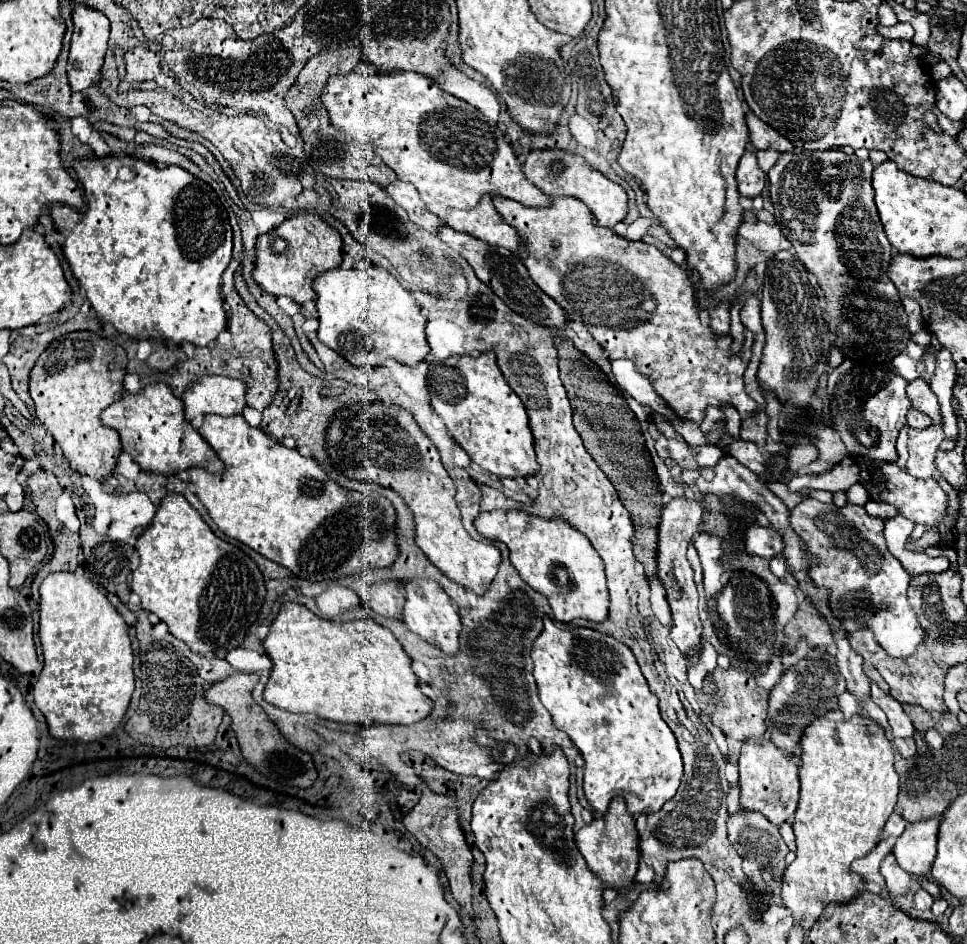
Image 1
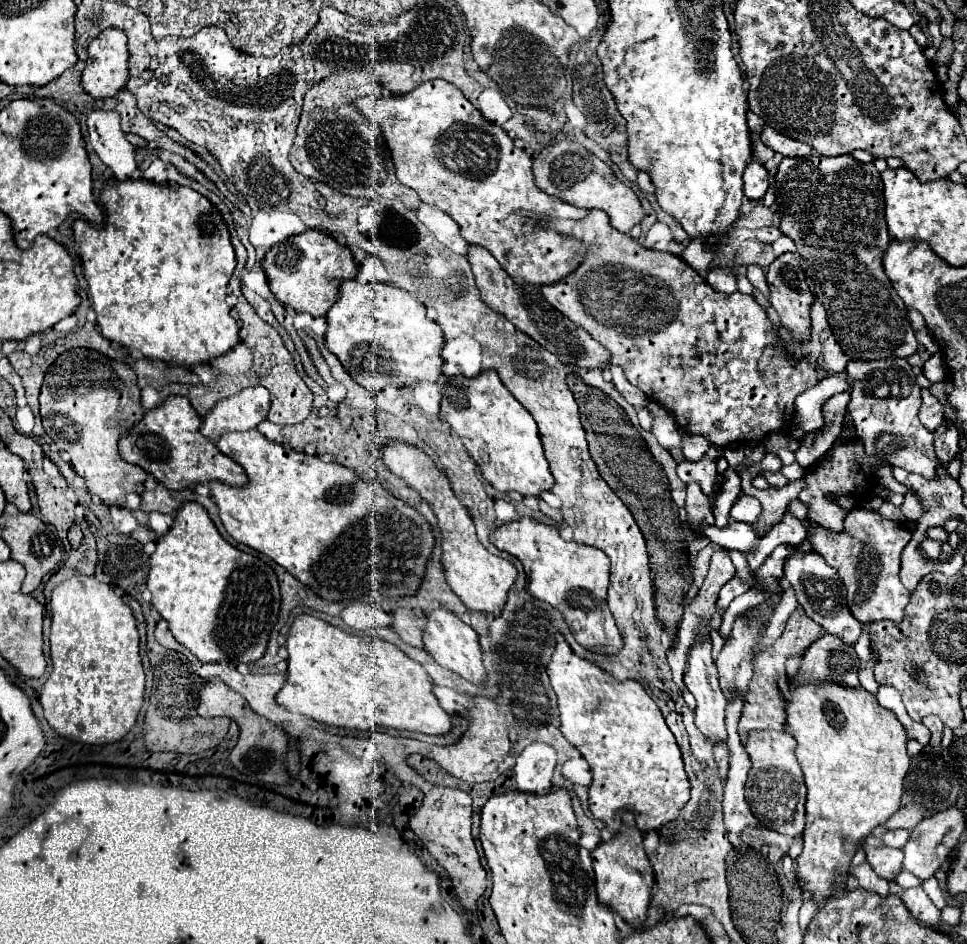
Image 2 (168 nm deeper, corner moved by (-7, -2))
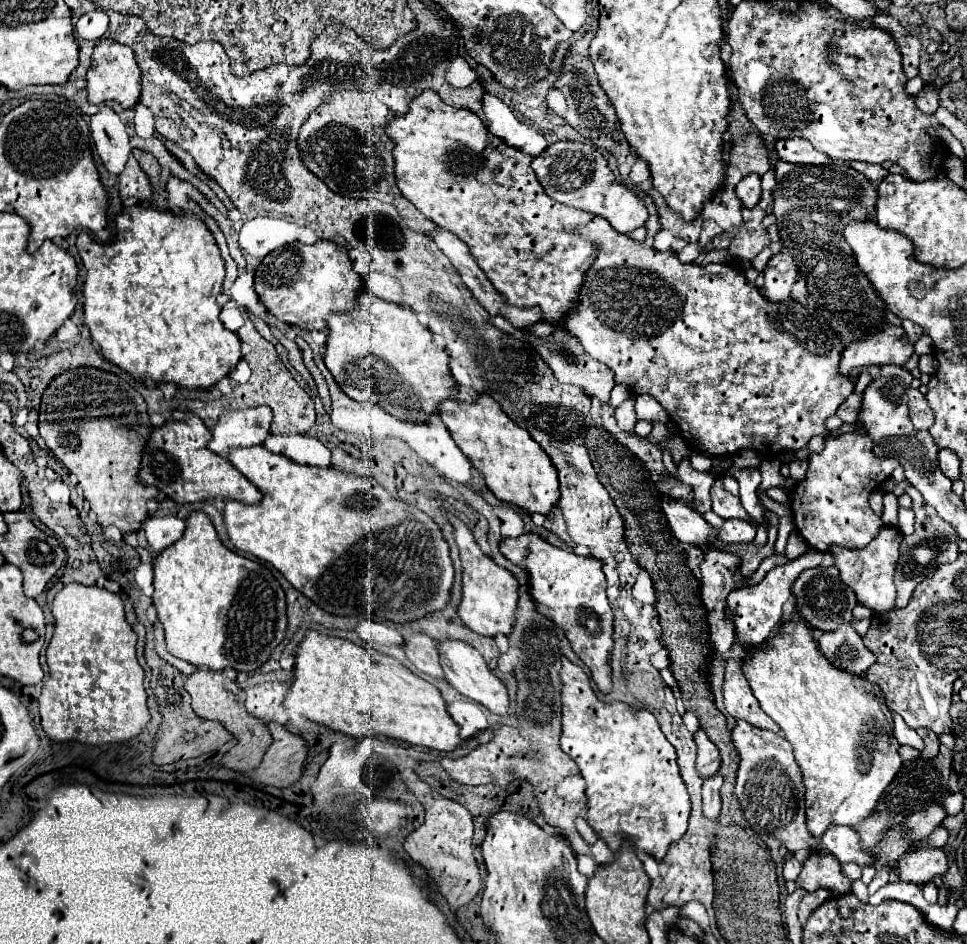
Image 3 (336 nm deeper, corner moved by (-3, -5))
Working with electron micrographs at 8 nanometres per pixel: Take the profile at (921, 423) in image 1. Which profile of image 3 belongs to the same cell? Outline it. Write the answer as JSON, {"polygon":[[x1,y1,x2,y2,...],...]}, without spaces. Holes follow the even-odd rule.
{"polygon":[[909,389,907,397,909,397,907,405,909,405,909,415,913,425,919,429,929,429,935,423,935,413,929,407,925,395,919,389]]}

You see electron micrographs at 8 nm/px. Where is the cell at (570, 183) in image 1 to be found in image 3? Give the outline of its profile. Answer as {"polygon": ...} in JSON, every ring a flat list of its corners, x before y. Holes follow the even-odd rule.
{"polygon":[[557,141,549,145,547,151,543,151,543,155,537,155,531,167,551,199,555,199,561,205,599,215,607,219,611,227,619,233,631,233,633,229,643,227,649,217,645,203,615,179,607,165,607,159,591,143]]}

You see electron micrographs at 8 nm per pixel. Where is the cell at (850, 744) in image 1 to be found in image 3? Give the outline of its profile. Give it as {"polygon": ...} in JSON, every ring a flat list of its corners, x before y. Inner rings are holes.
{"polygon":[[793,611,791,619,783,619,779,631,767,643,749,649,741,671,761,709,779,725,783,737,793,747,795,761,803,775,807,827,811,835,823,835,831,823,851,827,869,817,903,763,897,753,901,745,893,735,891,713,877,691,879,685,831,665,831,661,819,651,813,629,805,623,799,611]]}

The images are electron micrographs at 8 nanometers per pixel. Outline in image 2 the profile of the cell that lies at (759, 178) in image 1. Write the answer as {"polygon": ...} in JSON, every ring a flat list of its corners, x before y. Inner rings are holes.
{"polygon":[[753,160,747,164,745,168,745,174,743,174,743,180,745,180,745,186,743,186,743,192,749,200,761,200,769,188,769,178,767,178,767,170,761,162]]}

